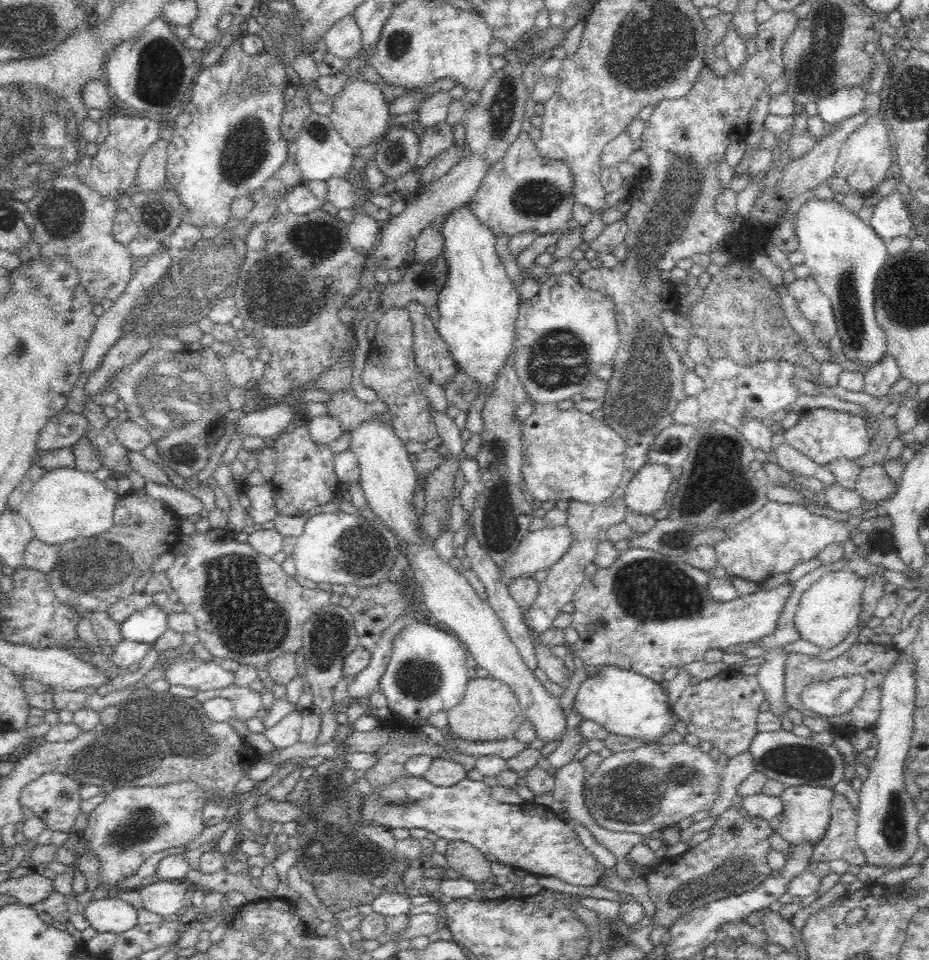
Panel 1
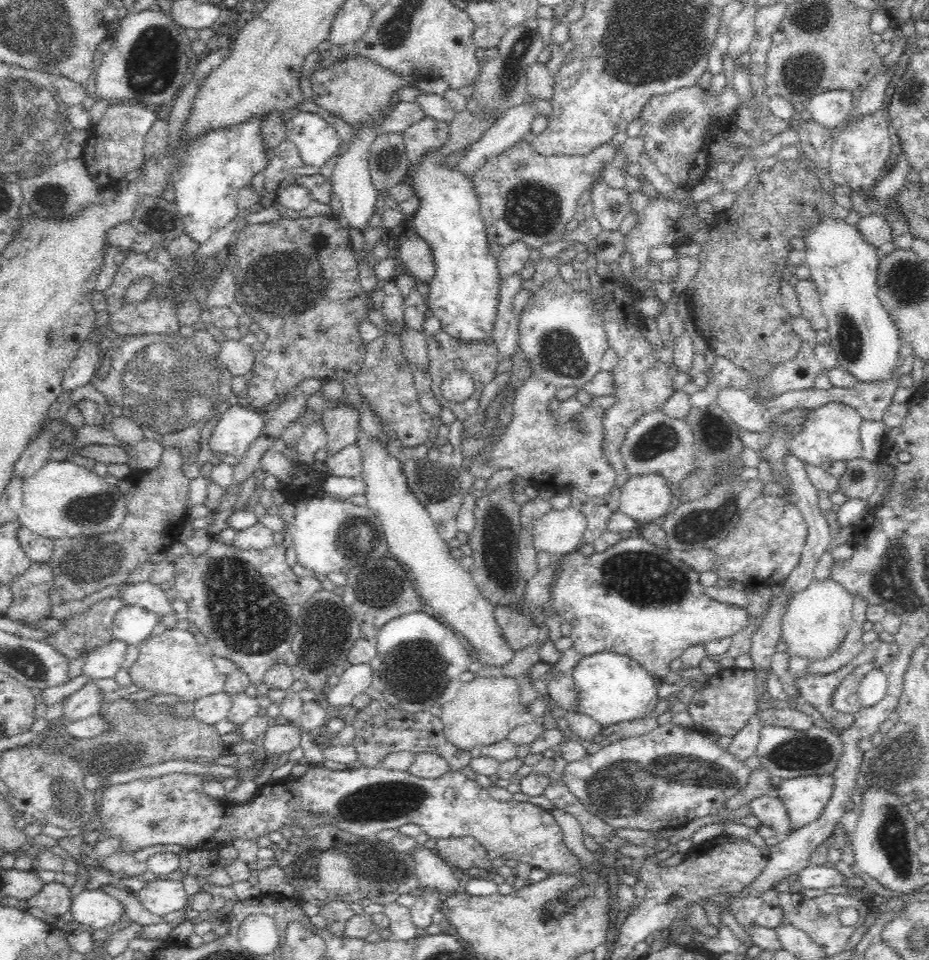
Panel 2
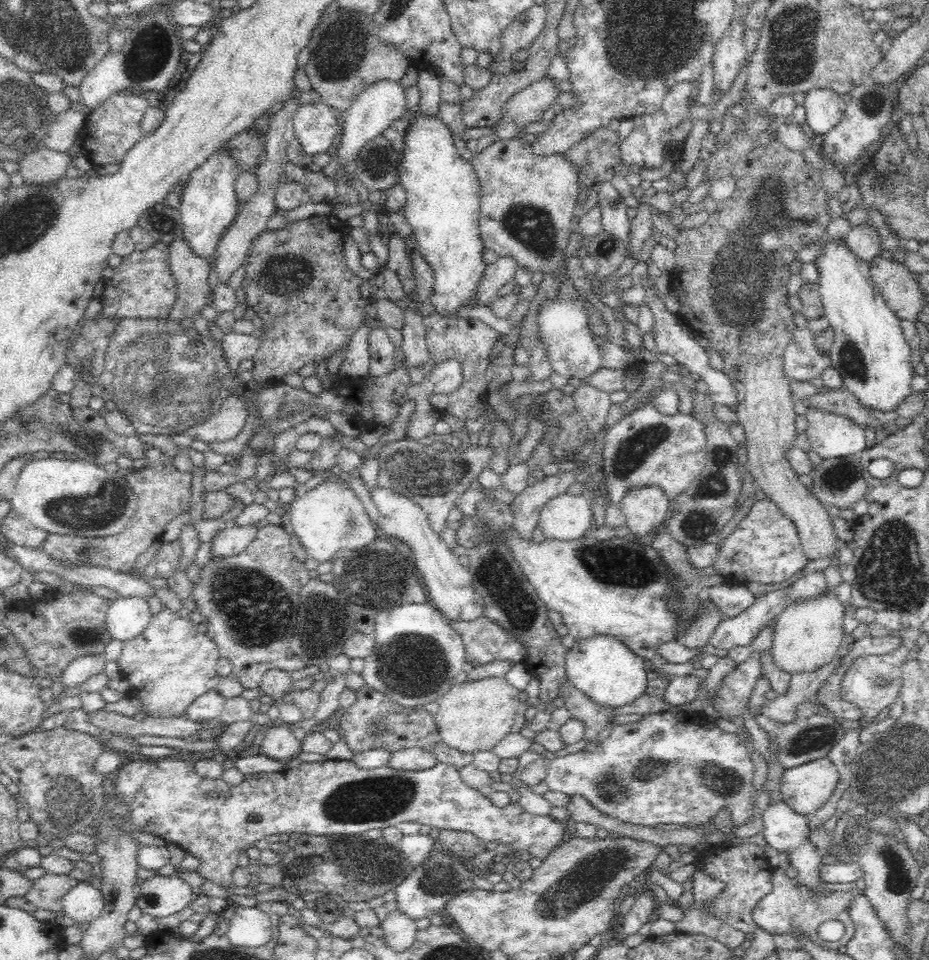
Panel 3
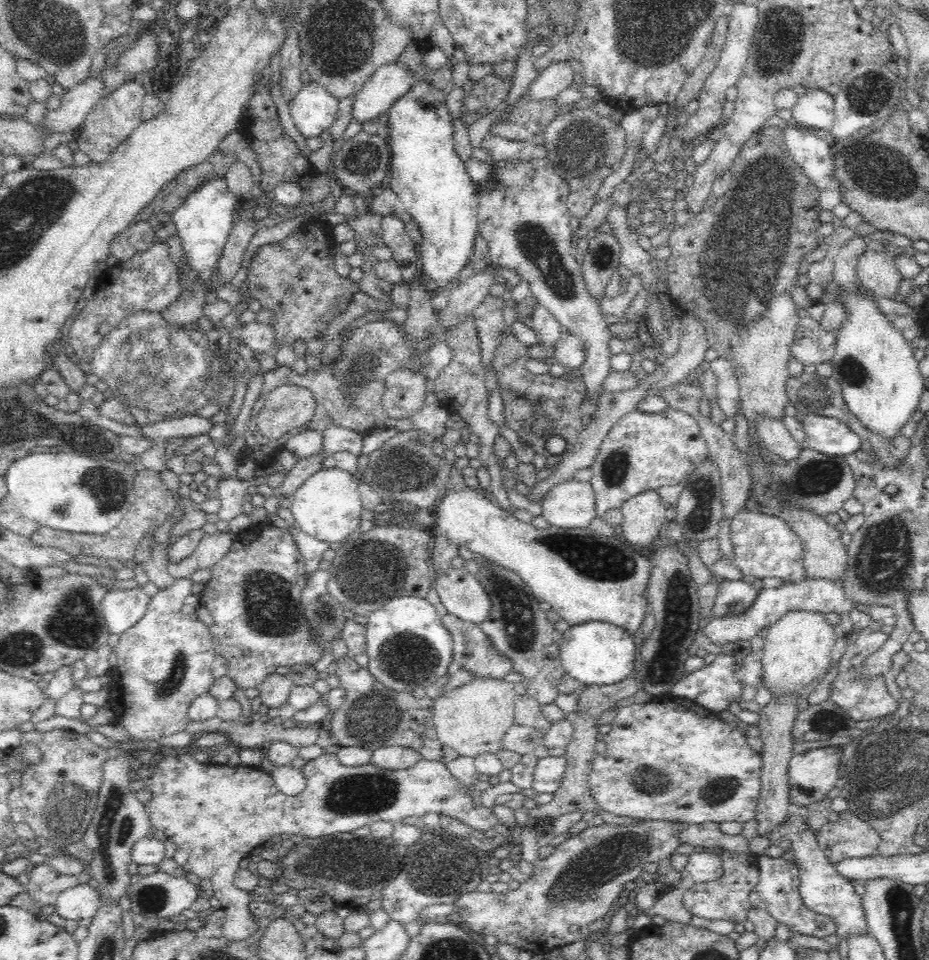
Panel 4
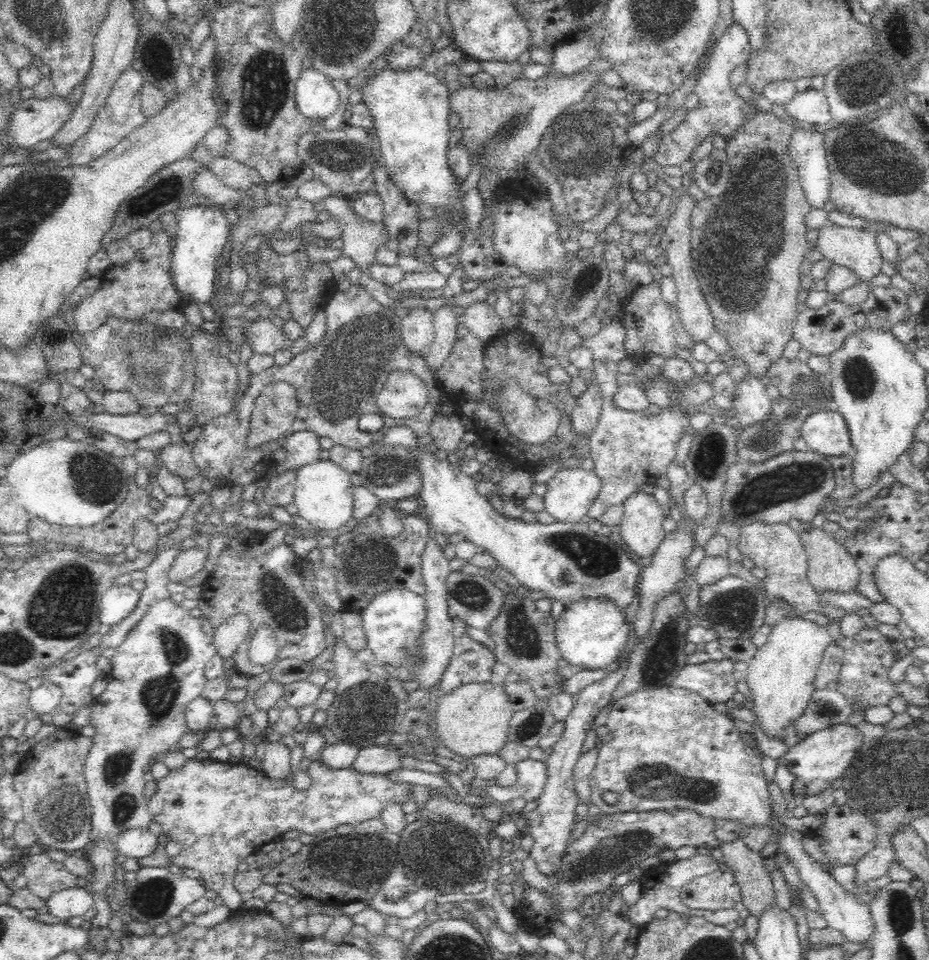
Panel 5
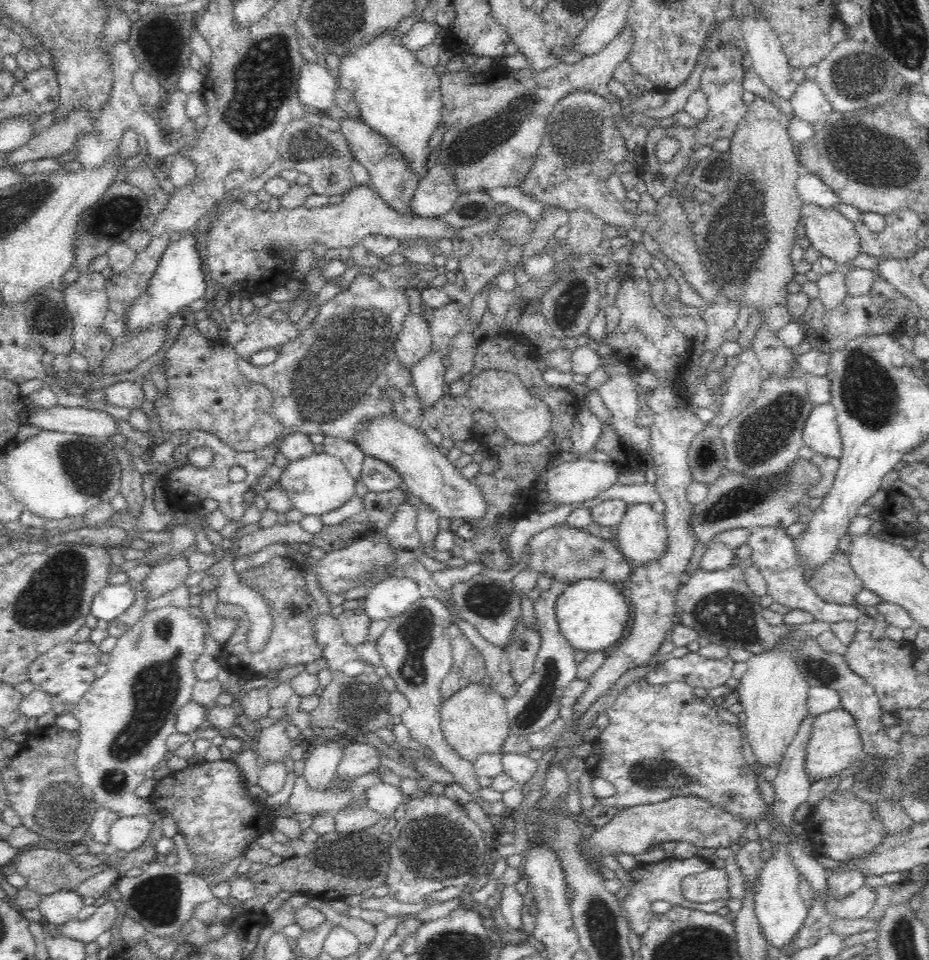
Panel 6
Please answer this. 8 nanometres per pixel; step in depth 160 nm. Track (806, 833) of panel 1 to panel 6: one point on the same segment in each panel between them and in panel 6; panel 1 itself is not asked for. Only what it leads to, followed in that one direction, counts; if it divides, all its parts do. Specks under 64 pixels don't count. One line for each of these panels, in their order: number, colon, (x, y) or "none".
2: (805, 797)
3: (806, 788)
4: (812, 774)
5: (818, 760)
6: (835, 744)

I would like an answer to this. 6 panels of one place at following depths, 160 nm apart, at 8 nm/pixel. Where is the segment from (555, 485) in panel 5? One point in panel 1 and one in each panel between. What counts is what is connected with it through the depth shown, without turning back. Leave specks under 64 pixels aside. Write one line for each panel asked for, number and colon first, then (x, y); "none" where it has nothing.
1: (539, 551)
2: (558, 533)
3: (565, 518)
4: (571, 505)

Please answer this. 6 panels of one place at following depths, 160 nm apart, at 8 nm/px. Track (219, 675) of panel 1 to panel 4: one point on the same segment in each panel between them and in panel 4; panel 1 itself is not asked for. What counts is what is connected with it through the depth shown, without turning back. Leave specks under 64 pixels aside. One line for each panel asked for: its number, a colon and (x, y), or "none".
2: (173, 663)
3: (170, 665)
4: (163, 663)

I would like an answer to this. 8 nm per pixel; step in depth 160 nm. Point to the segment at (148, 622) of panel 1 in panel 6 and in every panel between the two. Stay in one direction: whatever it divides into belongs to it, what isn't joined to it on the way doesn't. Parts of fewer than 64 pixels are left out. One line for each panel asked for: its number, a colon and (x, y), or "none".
2: (133, 625)
3: (127, 618)
4: (120, 610)
5: (118, 602)
6: (114, 600)

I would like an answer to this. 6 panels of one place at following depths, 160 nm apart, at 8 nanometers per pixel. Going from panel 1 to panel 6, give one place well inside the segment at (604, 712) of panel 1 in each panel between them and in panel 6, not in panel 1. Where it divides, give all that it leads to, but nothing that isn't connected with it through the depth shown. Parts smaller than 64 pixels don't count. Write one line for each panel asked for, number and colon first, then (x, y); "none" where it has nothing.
2: (611, 688)
3: (607, 672)
4: (594, 654)
5: (592, 634)
6: (592, 615)

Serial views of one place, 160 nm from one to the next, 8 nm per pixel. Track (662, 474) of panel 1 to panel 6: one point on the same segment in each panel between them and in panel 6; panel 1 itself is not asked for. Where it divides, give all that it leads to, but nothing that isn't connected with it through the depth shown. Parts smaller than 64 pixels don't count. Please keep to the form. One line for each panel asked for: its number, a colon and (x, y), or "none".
2: (647, 497)
3: (645, 508)
4: (643, 515)
5: (641, 529)
6: (642, 537)

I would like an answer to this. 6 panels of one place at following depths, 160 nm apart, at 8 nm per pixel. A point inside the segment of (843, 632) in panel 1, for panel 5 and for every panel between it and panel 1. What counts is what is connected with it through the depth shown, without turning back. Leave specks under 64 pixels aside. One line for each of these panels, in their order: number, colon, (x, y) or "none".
2: (819, 617)
3: (808, 633)
4: (797, 649)
5: (781, 675)

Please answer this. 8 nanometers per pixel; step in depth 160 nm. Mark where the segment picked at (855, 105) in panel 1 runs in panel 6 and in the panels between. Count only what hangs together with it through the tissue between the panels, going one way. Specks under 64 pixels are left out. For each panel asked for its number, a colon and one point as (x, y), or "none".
2: (830, 109)
3: (825, 109)
4: (815, 110)
5: (811, 106)
6: (809, 105)

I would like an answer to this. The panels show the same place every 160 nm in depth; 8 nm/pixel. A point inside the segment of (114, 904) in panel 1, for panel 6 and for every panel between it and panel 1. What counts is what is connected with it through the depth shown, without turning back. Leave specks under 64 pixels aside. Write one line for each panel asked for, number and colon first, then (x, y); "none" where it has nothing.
2: (95, 908)
3: (84, 903)
4: (81, 901)
5: (66, 904)
6: (62, 906)

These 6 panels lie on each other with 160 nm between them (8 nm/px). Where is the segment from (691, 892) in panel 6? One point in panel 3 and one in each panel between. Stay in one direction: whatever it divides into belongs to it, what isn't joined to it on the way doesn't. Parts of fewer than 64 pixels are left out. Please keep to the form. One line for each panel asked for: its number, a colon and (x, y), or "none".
3: (744, 868)
4: (727, 899)
5: (719, 890)

